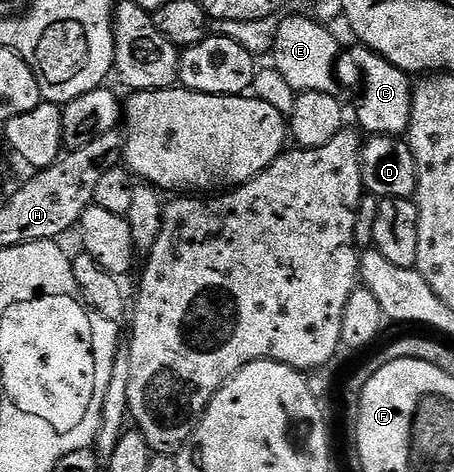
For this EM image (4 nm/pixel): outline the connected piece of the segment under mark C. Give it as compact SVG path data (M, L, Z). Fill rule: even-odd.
M358 43L352 49L344 48L335 60L335 79L355 100L355 117L358 128L367 135L399 137L406 134L411 122L411 94L413 81L393 63Z

